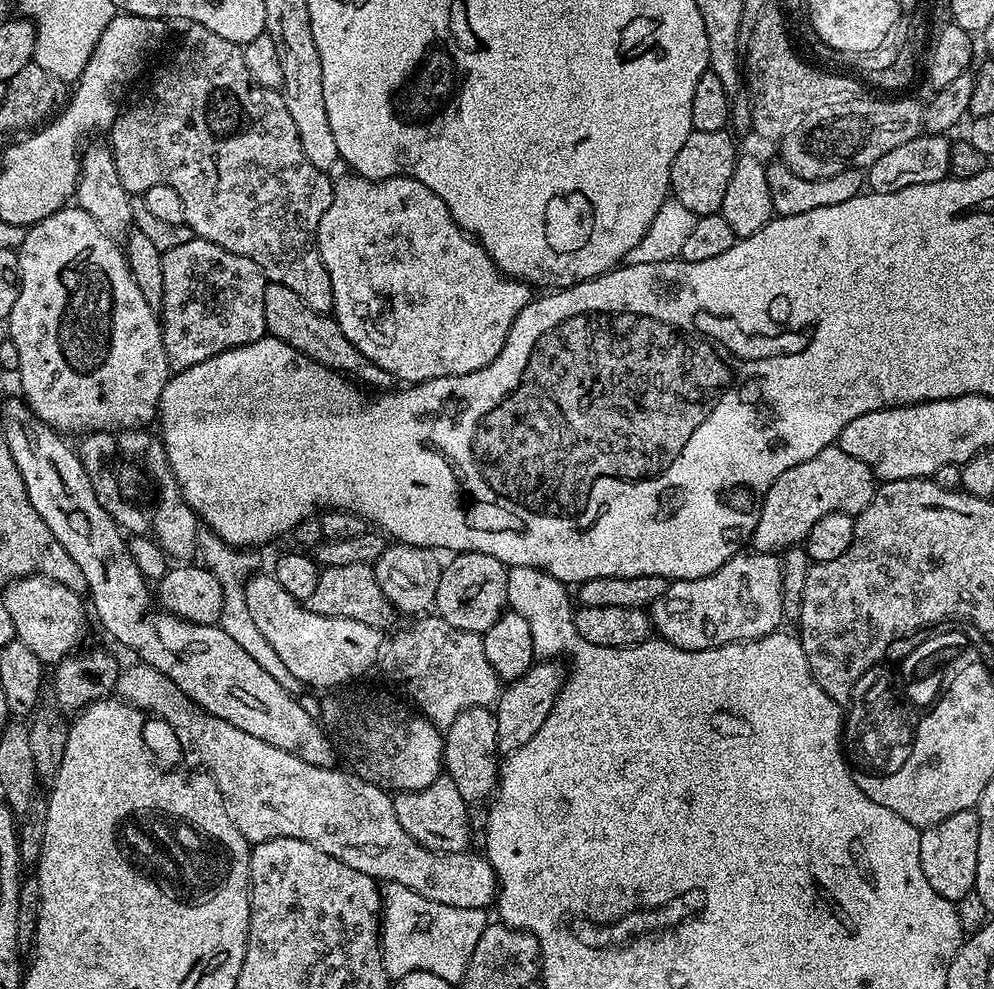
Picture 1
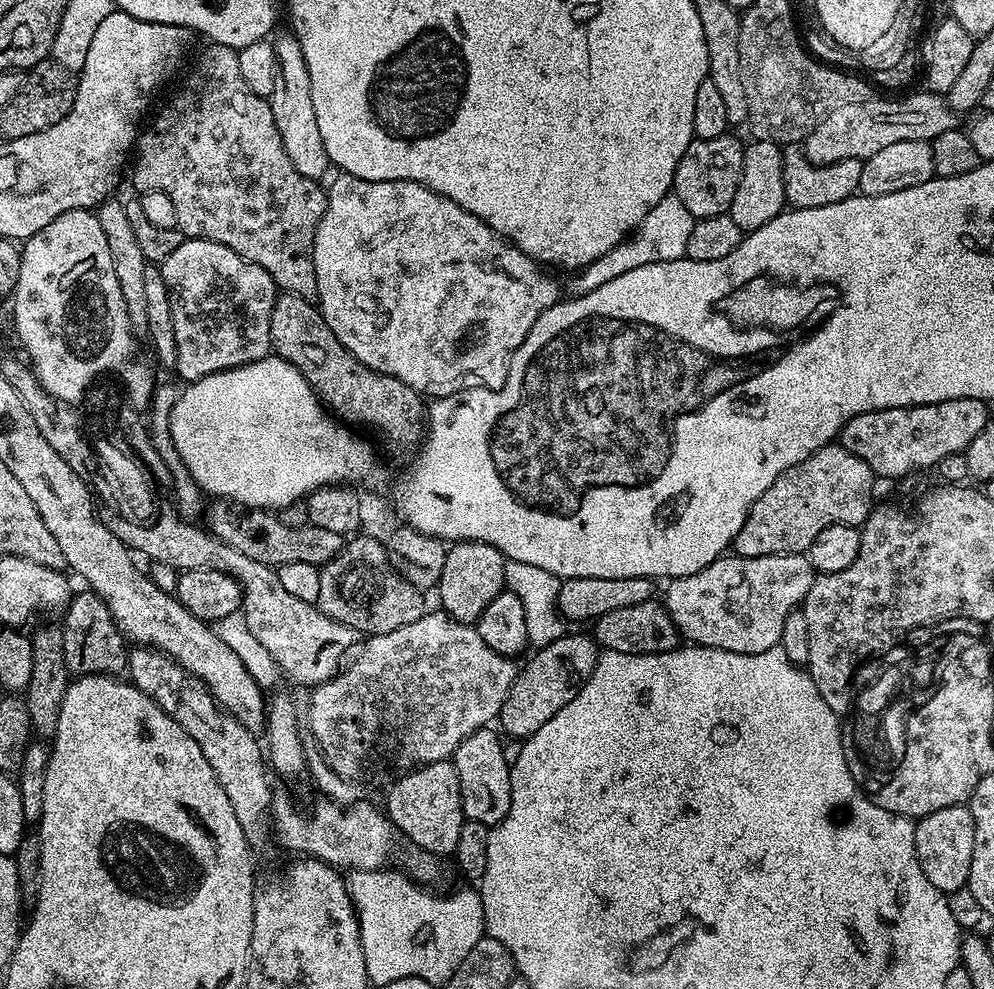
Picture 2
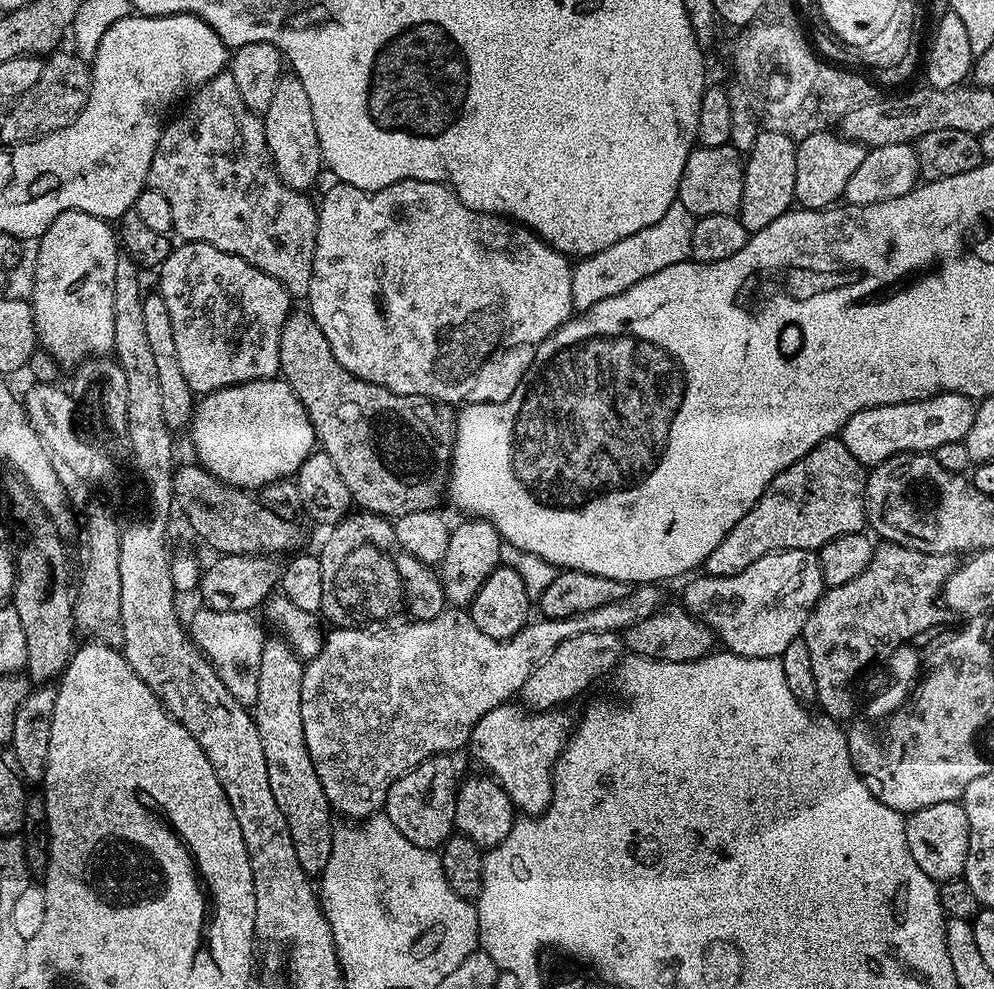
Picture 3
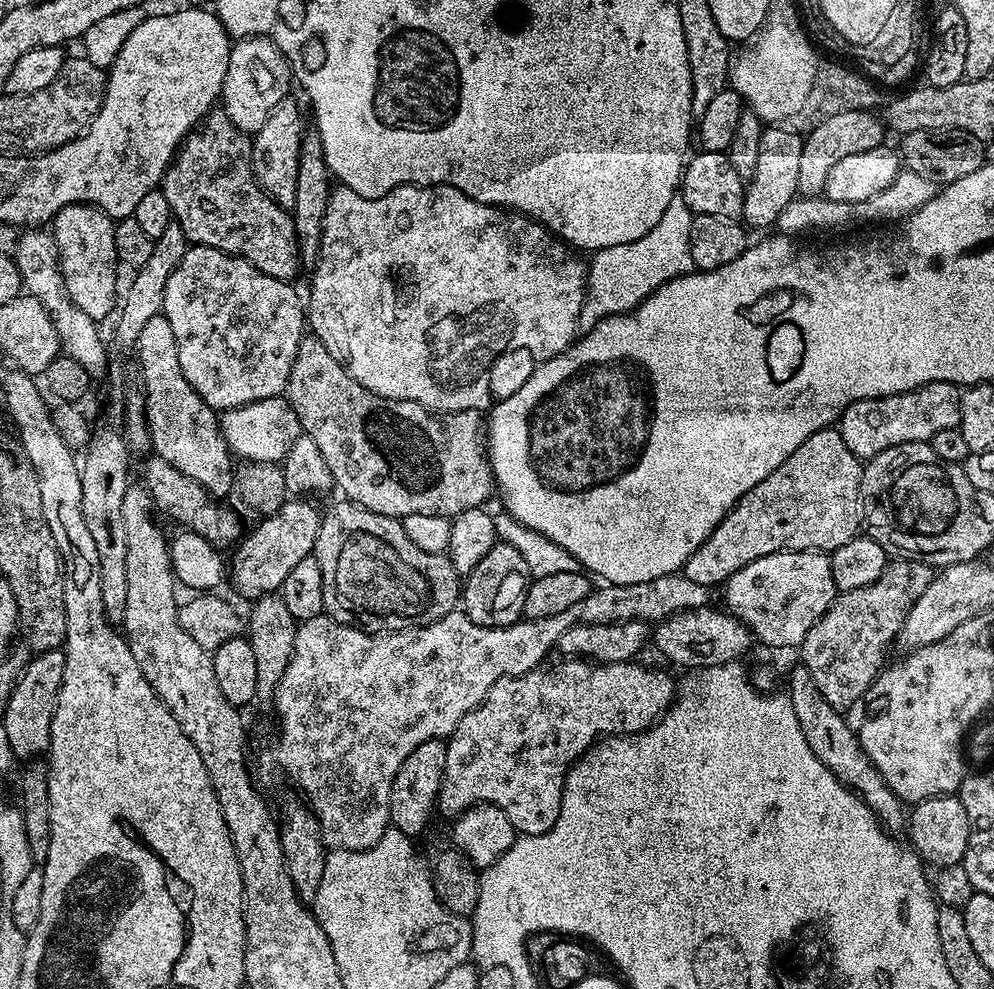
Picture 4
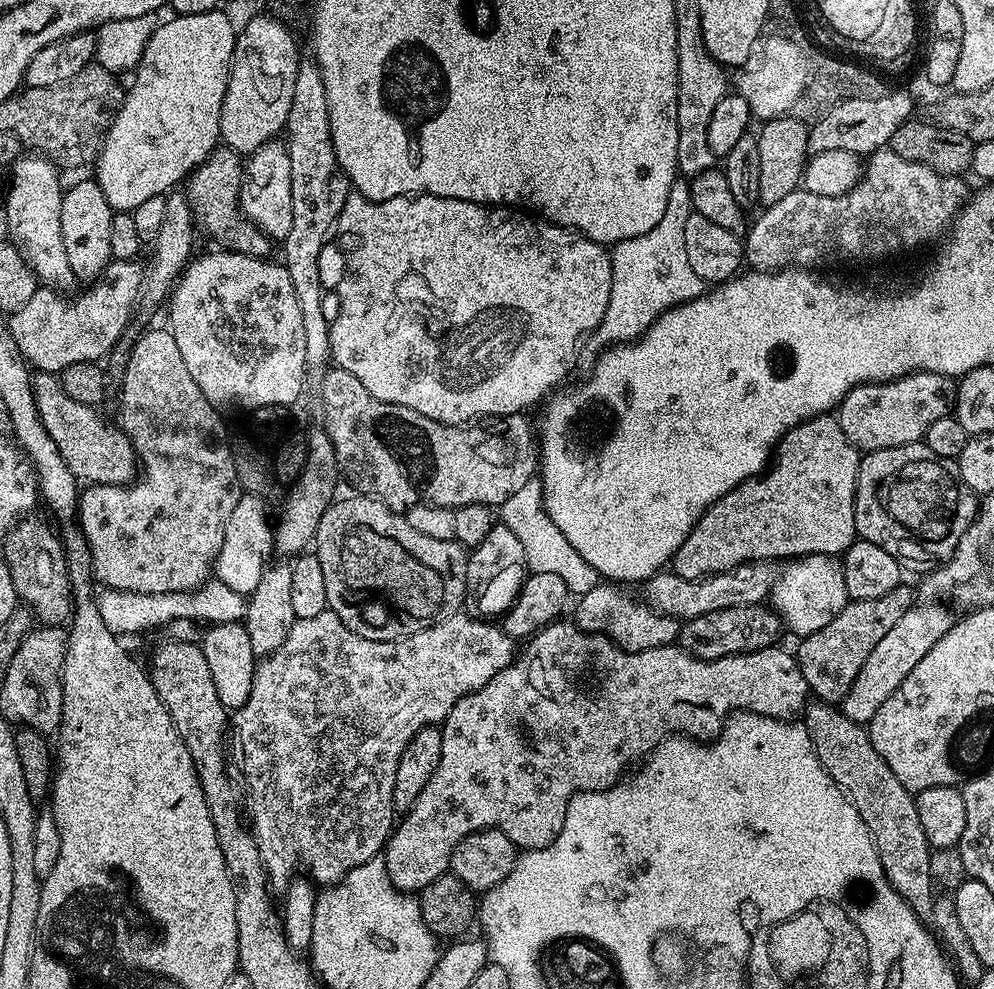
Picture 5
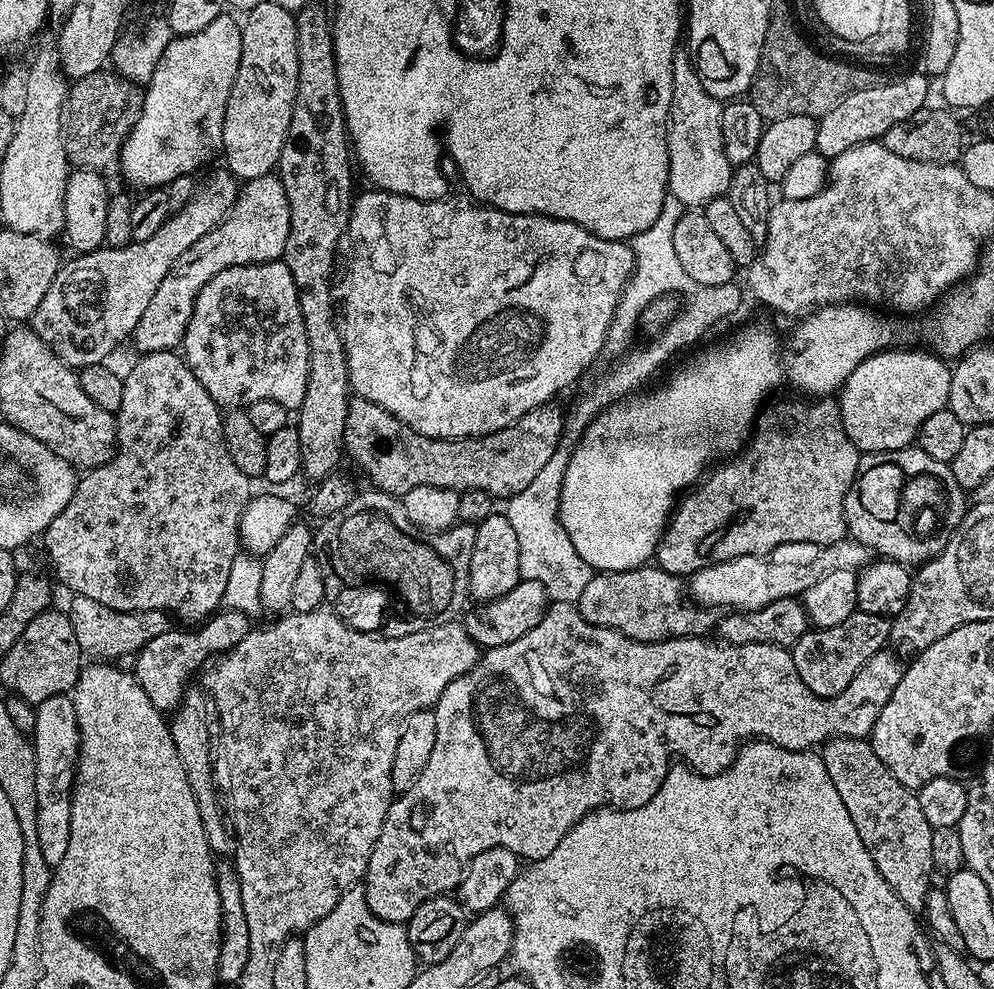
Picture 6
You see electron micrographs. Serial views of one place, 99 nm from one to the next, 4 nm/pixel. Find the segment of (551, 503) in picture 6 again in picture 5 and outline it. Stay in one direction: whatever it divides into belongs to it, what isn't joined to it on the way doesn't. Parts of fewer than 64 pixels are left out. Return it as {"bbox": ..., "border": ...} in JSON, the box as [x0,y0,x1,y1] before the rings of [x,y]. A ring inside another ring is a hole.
{"bbox":[498,178,706,598],"border":[[[677,178],[671,184],[666,211],[657,226],[638,238],[620,240],[613,245],[610,255],[610,302],[606,302],[606,314],[593,332],[588,333],[582,344],[583,359],[595,361],[606,348],[617,342],[637,340],[667,308],[685,304],[704,294],[706,285],[690,268],[686,253],[686,223],[692,212],[692,191],[689,181]],[[532,479],[522,486],[522,490],[510,494],[506,502],[499,505],[498,516],[506,527],[514,534],[518,534],[518,542],[522,542],[522,554],[529,573],[541,572],[542,574],[558,574],[562,578],[565,589],[569,593],[573,592],[573,597],[579,598],[586,594],[586,590],[594,590],[596,584],[601,583],[600,573],[566,542],[566,534],[554,526],[550,514],[544,509],[544,485],[539,479]]]}

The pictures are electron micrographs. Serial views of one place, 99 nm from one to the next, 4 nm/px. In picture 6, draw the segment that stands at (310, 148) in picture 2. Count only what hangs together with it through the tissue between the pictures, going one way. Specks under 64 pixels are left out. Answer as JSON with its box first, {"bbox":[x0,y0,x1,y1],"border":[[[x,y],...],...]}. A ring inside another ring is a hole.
{"bbox":[135,174,290,354],"border":[[[269,174],[243,181],[239,185],[232,209],[223,222],[214,226],[210,234],[198,238],[198,242],[194,242],[194,246],[190,246],[190,250],[186,250],[186,254],[182,254],[182,258],[170,266],[170,274],[158,282],[158,290],[154,290],[154,298],[150,298],[150,306],[146,306],[136,327],[135,351],[143,354],[179,349],[202,286],[206,286],[214,274],[230,266],[281,259],[286,250],[286,238],[290,238],[290,198],[286,198],[286,186],[282,186],[279,175]]]}

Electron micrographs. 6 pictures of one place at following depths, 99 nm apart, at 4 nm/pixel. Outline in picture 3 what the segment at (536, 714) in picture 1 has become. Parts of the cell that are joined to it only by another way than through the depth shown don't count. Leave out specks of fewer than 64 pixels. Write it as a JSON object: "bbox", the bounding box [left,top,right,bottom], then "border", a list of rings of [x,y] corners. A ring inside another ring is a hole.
{"bbox":[518,632,625,712],"border":[[[615,632],[602,634],[577,634],[575,638],[566,638],[550,658],[540,665],[530,678],[520,687],[518,696],[525,709],[533,712],[546,712],[559,709],[575,696],[580,696],[595,680],[609,675],[625,655],[623,639]]]}

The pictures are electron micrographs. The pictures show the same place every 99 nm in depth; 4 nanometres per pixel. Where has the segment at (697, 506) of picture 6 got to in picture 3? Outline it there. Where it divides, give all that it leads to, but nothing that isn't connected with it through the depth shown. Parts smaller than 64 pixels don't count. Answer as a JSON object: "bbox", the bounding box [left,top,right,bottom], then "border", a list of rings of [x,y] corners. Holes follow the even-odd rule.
{"bbox":[702,438,866,576],"border":[[[833,438],[831,440],[823,440],[822,442],[818,442],[818,446],[814,446],[814,450],[810,450],[810,454],[806,454],[802,458],[798,458],[798,462],[794,462],[789,468],[779,472],[779,474],[777,474],[776,477],[774,477],[774,479],[772,479],[770,483],[768,483],[768,485],[766,486],[766,490],[763,492],[763,494],[759,496],[758,499],[756,499],[756,505],[753,508],[751,508],[751,510],[749,510],[749,512],[747,512],[746,515],[744,515],[743,518],[739,520],[739,522],[736,523],[736,525],[734,526],[734,530],[730,530],[730,534],[726,534],[726,538],[722,538],[722,542],[718,542],[718,546],[714,546],[714,550],[710,550],[710,554],[708,555],[708,557],[705,558],[702,565],[703,571],[707,573],[707,575],[710,575],[710,576],[729,576],[730,574],[738,574],[742,570],[746,570],[746,566],[750,566],[754,562],[758,562],[758,558],[762,558],[763,556],[768,556],[770,555],[771,552],[785,552],[785,550],[788,548],[790,550],[818,550],[819,548],[823,546],[823,544],[825,544],[826,542],[830,542],[834,538],[838,538],[842,534],[854,534],[855,532],[865,531],[865,528],[866,528],[866,517],[864,515],[865,479],[866,479],[865,465],[860,464],[858,462],[858,458],[854,458],[854,454],[850,454],[850,450],[846,450],[846,446],[843,444],[841,440],[839,440],[838,438]]]}

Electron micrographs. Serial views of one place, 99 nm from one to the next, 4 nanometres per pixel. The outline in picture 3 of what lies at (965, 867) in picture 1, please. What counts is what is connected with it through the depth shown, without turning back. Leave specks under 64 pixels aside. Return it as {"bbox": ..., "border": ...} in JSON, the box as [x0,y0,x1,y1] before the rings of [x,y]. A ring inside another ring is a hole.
{"bbox":[904,802,970,882],"border":[[[934,802],[934,806],[926,806],[911,813],[905,819],[904,825],[906,846],[910,846],[910,854],[914,854],[914,862],[918,862],[918,870],[922,870],[922,874],[937,882],[959,880],[963,877],[970,838],[963,803]]]}

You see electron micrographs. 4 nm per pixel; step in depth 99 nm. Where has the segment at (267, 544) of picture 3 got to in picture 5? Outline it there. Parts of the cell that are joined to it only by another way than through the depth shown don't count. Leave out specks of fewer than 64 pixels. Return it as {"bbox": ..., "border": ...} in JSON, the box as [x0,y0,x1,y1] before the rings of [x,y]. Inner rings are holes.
{"bbox":[32,372,138,485],"border":[[[36,372],[32,378],[32,389],[38,406],[38,418],[42,426],[46,426],[46,434],[54,438],[54,446],[58,446],[58,454],[62,454],[62,460],[66,466],[70,466],[70,474],[74,474],[77,481],[85,485],[94,484],[130,484],[138,475],[138,461],[136,451],[130,442],[128,435],[115,423],[112,424],[104,416],[99,416],[97,409],[91,404],[74,402],[66,390],[62,390],[59,375],[51,372]]]}

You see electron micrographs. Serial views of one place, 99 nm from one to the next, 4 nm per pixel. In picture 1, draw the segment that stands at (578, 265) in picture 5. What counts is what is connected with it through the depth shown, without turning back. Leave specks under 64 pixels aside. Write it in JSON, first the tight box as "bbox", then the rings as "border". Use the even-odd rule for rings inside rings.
{"bbox":[316,174,533,384],"border":[[[355,174],[347,175],[333,183],[332,201],[326,214],[322,214],[316,235],[316,245],[326,266],[326,274],[330,274],[330,286],[334,290],[334,319],[338,326],[342,326],[342,334],[346,334],[346,338],[350,338],[352,345],[363,356],[370,358],[370,362],[382,366],[382,370],[389,372],[397,381],[408,384],[421,384],[423,380],[443,376],[470,374],[494,362],[510,334],[510,326],[514,326],[514,318],[518,318],[521,310],[533,299],[533,289],[524,281],[513,280],[500,272],[490,254],[486,254],[484,247],[476,241],[476,237],[469,236],[458,226],[458,222],[454,222],[446,202],[442,202],[442,198],[438,198],[438,194],[434,194],[434,190],[430,190],[421,180],[399,174],[388,174],[378,180]]]}

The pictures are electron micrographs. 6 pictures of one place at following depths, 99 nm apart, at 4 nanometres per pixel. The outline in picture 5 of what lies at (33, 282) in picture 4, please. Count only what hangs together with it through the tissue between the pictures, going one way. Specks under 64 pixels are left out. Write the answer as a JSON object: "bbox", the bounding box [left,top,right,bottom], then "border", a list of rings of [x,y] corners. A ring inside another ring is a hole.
{"bbox":[2,154,78,290],"border":[[[25,154],[11,165],[10,171],[12,181],[8,184],[8,197],[2,204],[2,210],[10,222],[11,243],[19,248],[43,287],[57,290],[77,287],[78,281],[74,270],[70,270],[70,258],[66,254],[66,242],[62,242],[64,194],[57,165],[46,156]]]}

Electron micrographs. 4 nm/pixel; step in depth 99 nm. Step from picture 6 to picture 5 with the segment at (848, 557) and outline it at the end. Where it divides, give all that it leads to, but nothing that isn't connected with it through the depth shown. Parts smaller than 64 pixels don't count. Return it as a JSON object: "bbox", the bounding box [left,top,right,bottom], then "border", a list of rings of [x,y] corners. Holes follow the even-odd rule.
{"bbox":[642,562,773,622],"border":[[[768,562],[740,564],[737,568],[704,576],[701,580],[687,580],[671,570],[661,570],[643,581],[642,596],[651,608],[657,608],[667,616],[675,616],[681,622],[693,620],[702,614],[714,614],[714,610],[726,610],[730,606],[764,604],[772,591],[772,568],[773,565]]]}

